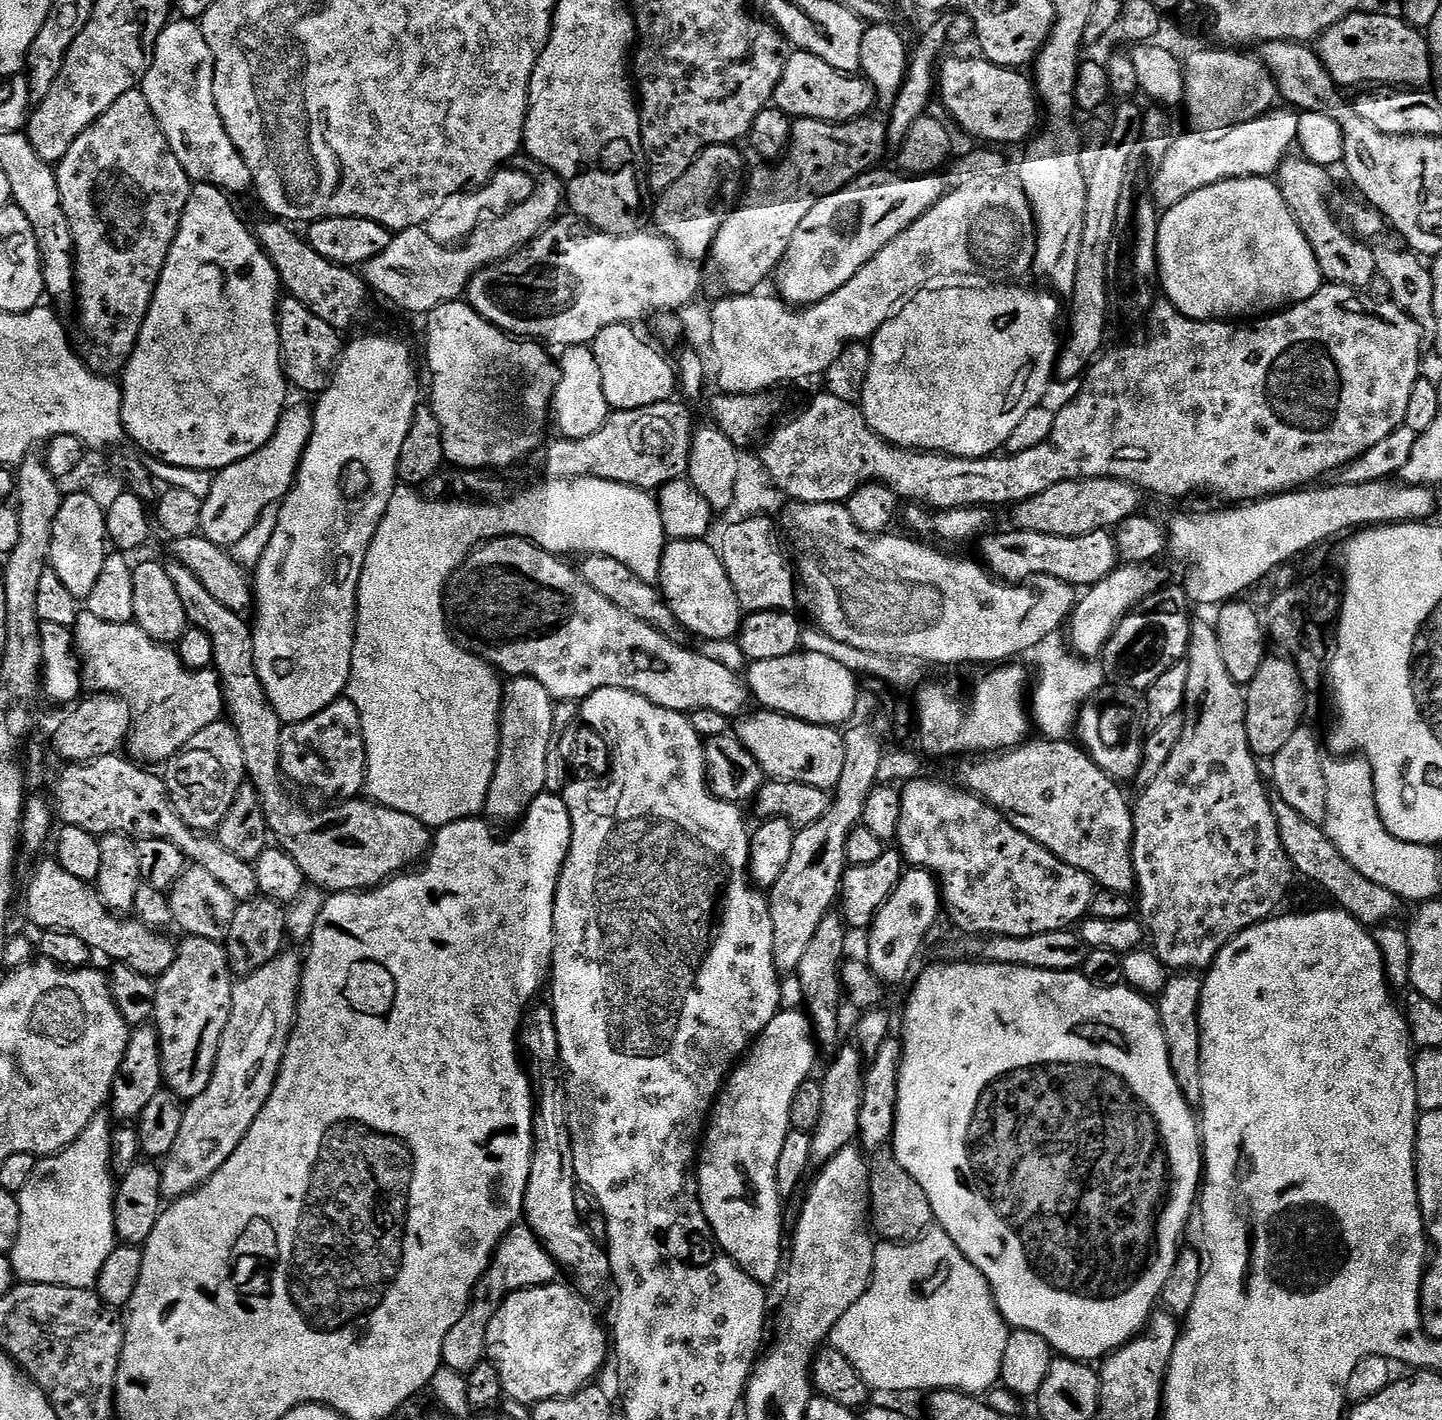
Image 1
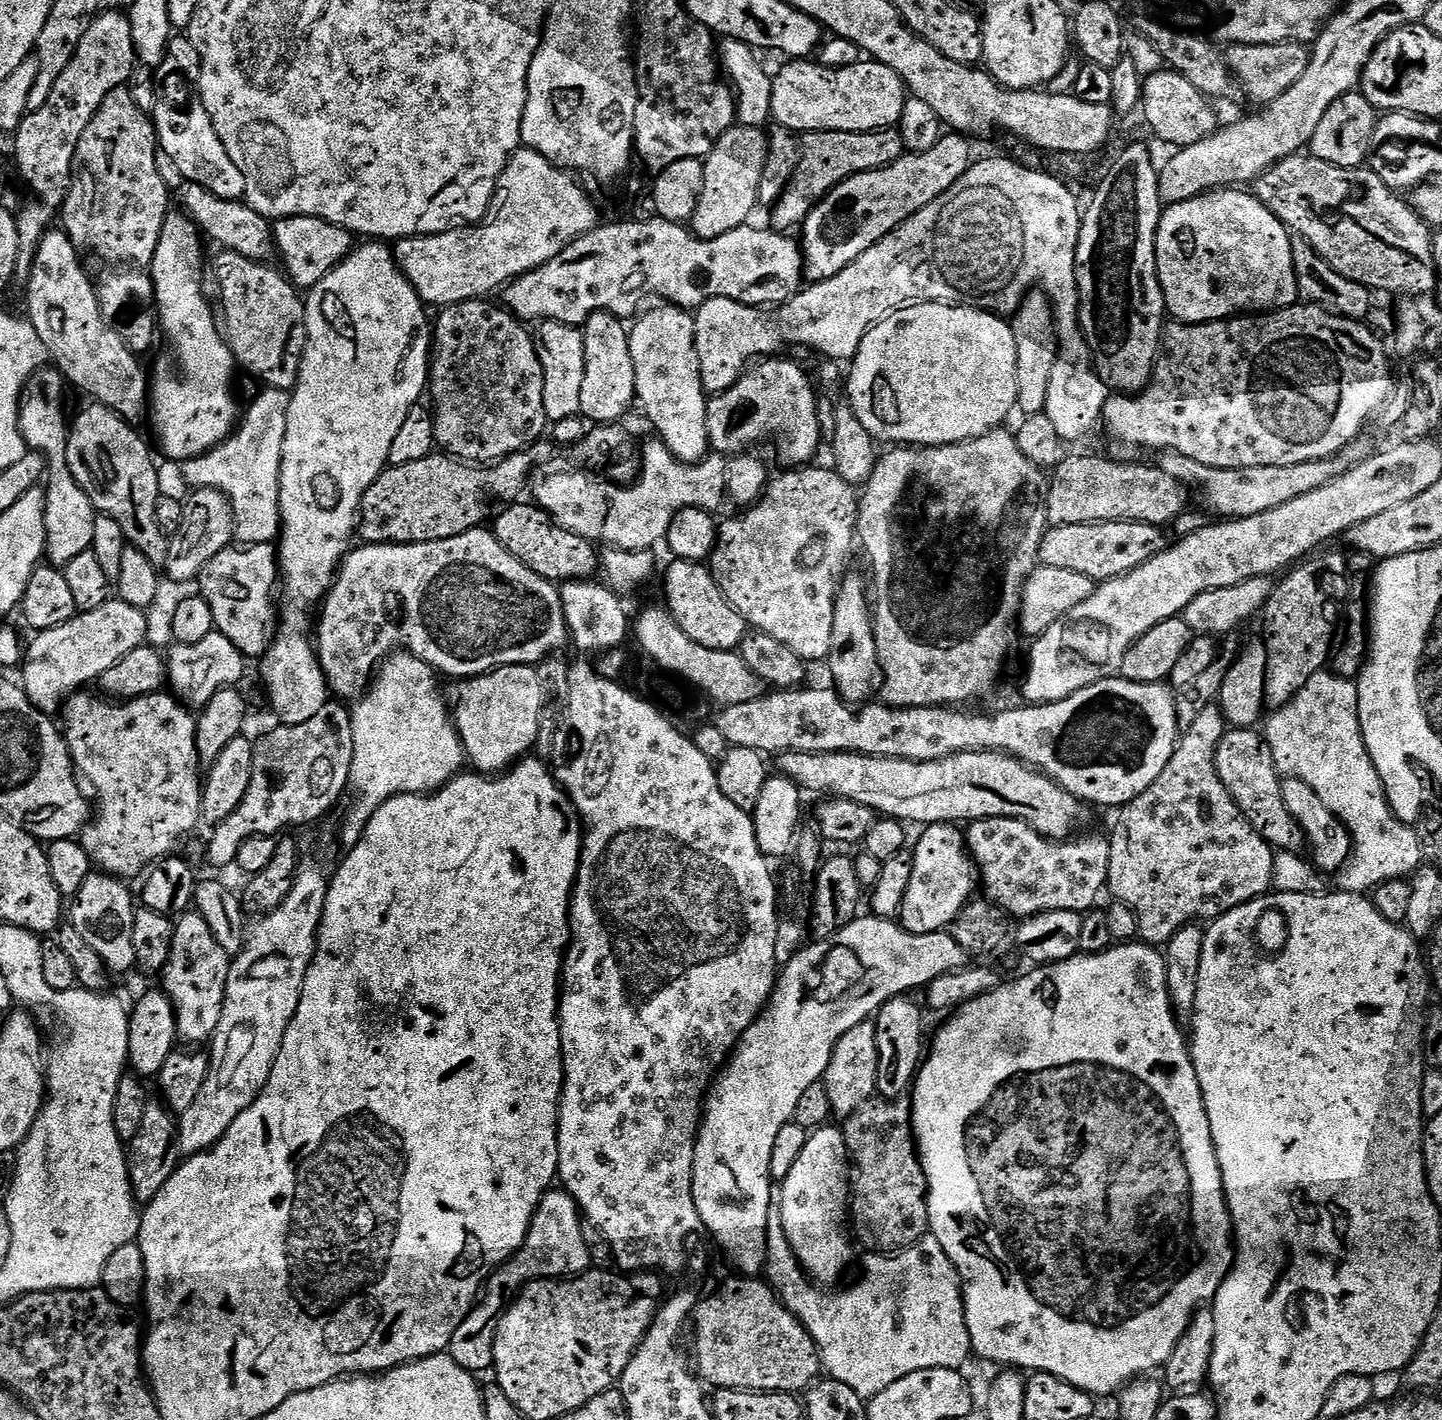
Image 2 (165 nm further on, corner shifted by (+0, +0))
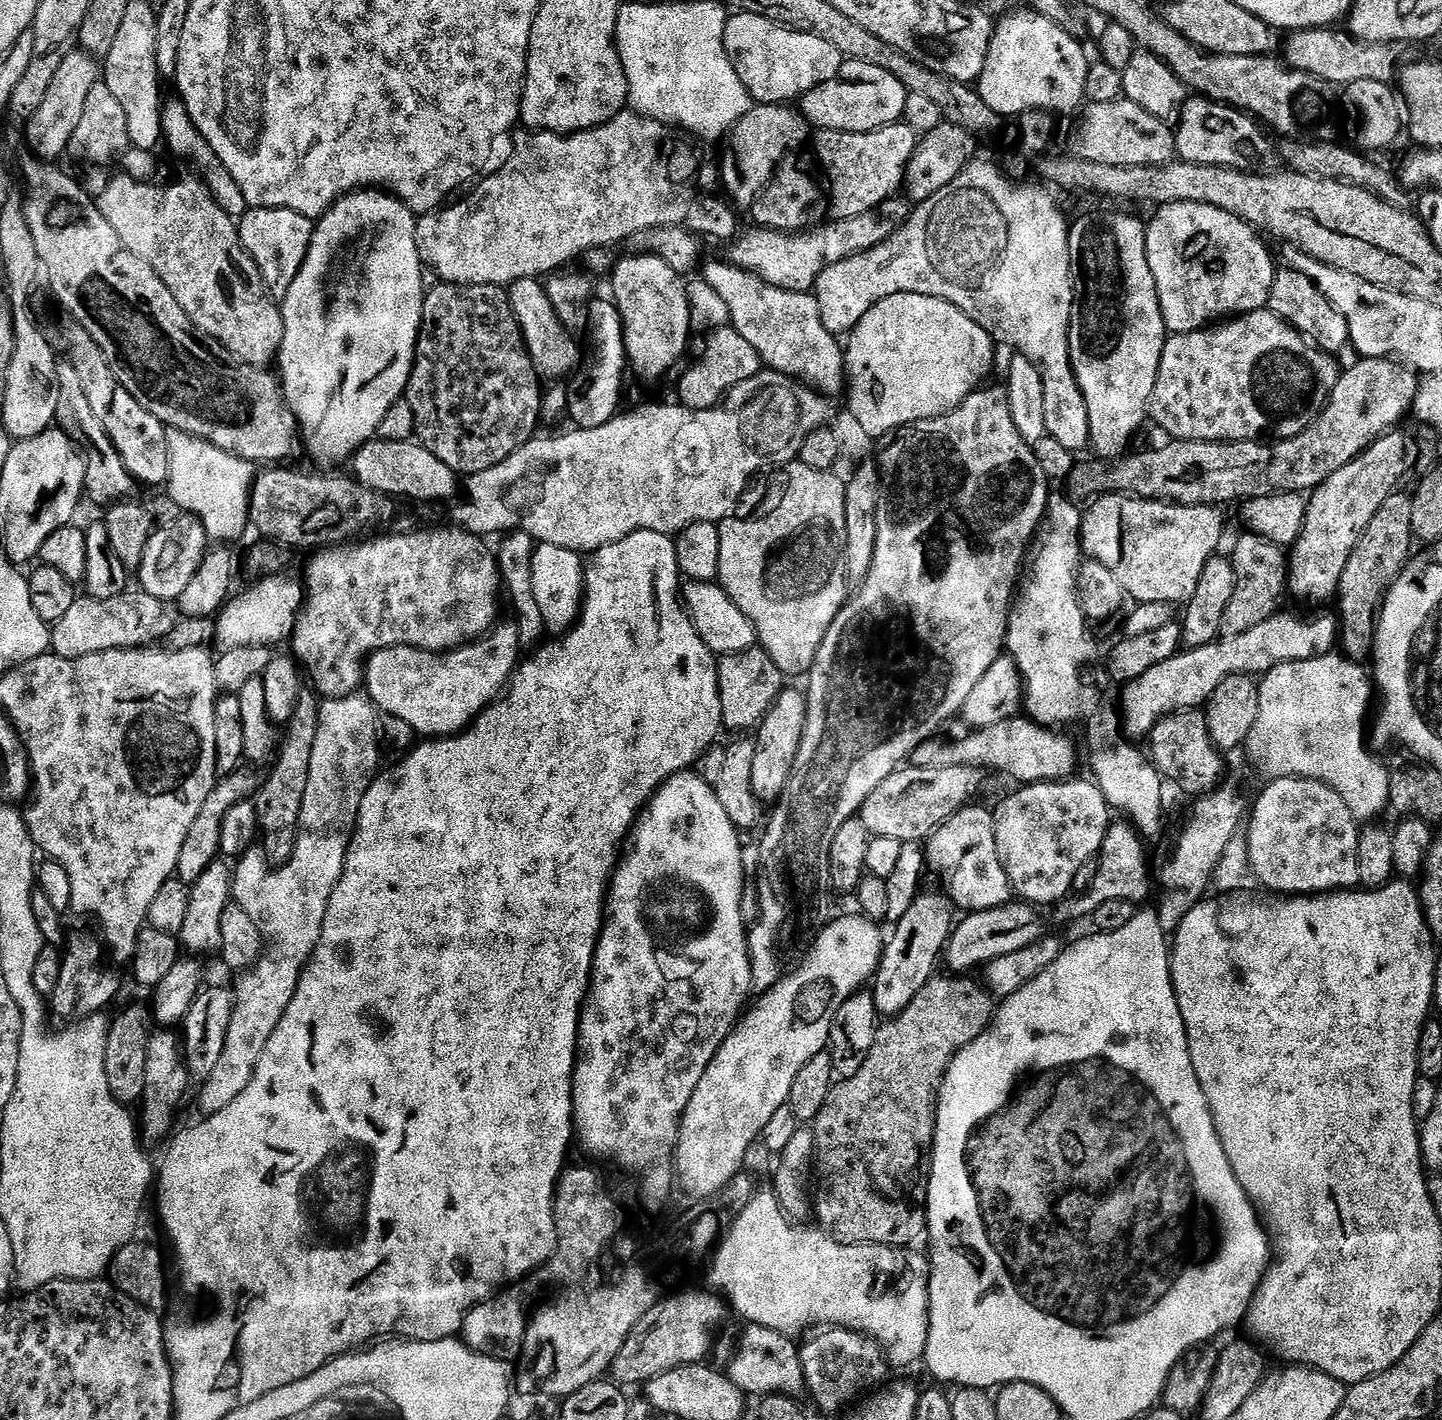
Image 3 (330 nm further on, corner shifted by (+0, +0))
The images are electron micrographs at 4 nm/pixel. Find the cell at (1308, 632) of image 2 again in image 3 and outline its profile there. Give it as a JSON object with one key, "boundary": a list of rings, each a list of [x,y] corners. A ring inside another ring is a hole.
{"boundary":[[[1381,438],[1356,460],[1338,470],[1307,497],[1304,526],[1290,548],[1287,561],[1287,591],[1296,596],[1335,597],[1343,570],[1358,546],[1364,531],[1386,498],[1398,492],[1408,471],[1416,468],[1416,457],[1400,440]]]}

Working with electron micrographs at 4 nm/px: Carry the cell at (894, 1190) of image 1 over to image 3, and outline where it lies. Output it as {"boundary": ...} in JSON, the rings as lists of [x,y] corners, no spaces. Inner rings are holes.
{"boundary":[[[941,974],[933,975],[930,982],[926,982],[926,986],[922,986],[922,990],[914,998],[914,1002],[907,1007],[907,1010],[900,1016],[891,1019],[889,1022],[884,1022],[876,1029],[876,1041],[874,1046],[870,1050],[870,1054],[866,1060],[866,1066],[862,1066],[862,1070],[854,1076],[841,1079],[839,1082],[833,1083],[832,1092],[829,1094],[828,1101],[825,1106],[822,1107],[821,1113],[818,1114],[814,1123],[814,1131],[816,1133],[816,1152],[814,1161],[815,1175],[820,1175],[820,1185],[815,1185],[814,1188],[814,1216],[820,1219],[819,1227],[822,1229],[824,1235],[829,1236],[832,1240],[837,1240],[839,1244],[845,1244],[846,1246],[858,1246],[859,1244],[877,1244],[878,1246],[886,1246],[887,1248],[907,1248],[911,1249],[915,1240],[923,1241],[928,1231],[928,1187],[930,1186],[930,1178],[932,1177],[932,1147],[936,1141],[936,1101],[940,1095],[940,1088],[944,1084],[944,1076],[948,1072],[950,1062],[956,1056],[956,1053],[961,1052],[970,1042],[974,1042],[980,1037],[985,1030],[991,1026],[994,1019],[994,1008],[992,1012],[992,1004],[994,1005],[993,997],[990,995],[987,988],[981,983],[976,982],[974,984],[970,980],[964,980],[968,978],[957,978],[955,975],[947,974],[948,976],[940,976]]]}

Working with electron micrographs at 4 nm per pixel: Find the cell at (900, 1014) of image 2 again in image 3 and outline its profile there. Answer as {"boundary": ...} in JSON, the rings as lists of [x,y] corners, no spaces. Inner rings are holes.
{"boundary":[[[917,895],[916,901],[895,925],[892,941],[883,947],[880,967],[874,977],[876,1011],[881,1017],[895,1018],[903,1014],[914,998],[930,982],[937,971],[936,959],[941,959],[954,931],[953,905],[947,897]]]}

